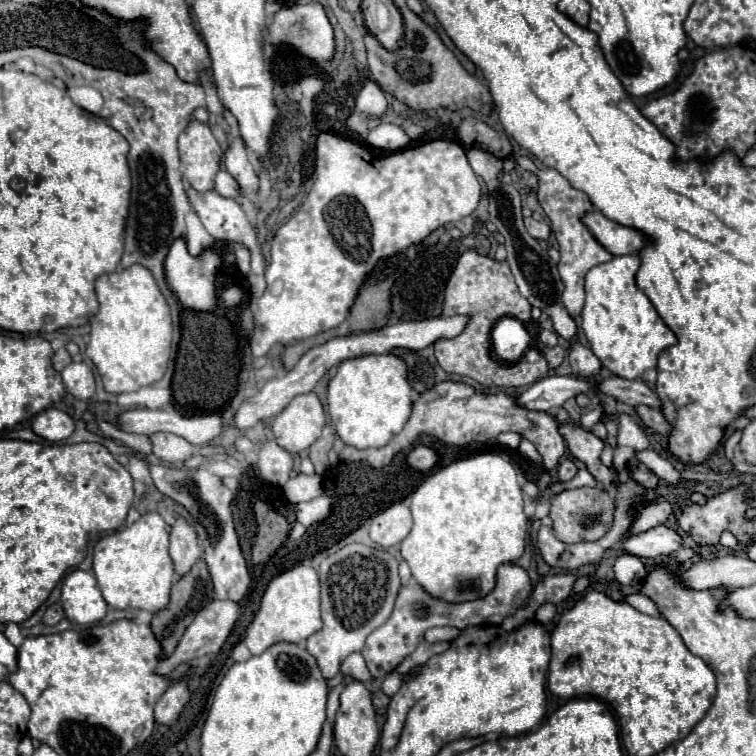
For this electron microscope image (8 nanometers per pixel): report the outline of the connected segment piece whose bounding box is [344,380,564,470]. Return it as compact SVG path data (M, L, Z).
M444 380L436 384L432 390L418 396L418 400L412 406L410 420L402 428L402 432L396 434L396 438L392 438L392 442L388 442L382 448L366 448L366 450L356 450L346 446L344 454L346 458L350 454L350 460L366 460L374 468L384 468L390 464L390 460L396 454L400 454L402 450L408 450L414 444L414 440L422 434L436 438L444 444L466 446L472 442L492 442L500 432L518 432L520 436L530 440L536 446L536 450L542 454L546 470L554 468L564 456L564 438L560 436L556 418L552 414L528 410L520 406L518 394L512 394L512 396L502 392L486 394L464 382L452 382L452 380Z

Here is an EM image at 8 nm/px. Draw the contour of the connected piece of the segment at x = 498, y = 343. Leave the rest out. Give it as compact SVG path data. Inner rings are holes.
M500 318L492 328L492 348L498 360L516 362L530 347L531 336L516 318Z

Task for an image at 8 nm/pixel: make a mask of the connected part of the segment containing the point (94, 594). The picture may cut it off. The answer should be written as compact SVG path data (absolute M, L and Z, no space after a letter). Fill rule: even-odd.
M72 570L64 578L59 603L68 620L74 624L98 622L106 616L108 610L96 578L84 570Z

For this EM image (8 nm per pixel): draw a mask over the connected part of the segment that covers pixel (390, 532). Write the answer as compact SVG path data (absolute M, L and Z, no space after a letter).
M404 504L390 506L388 510L380 512L376 518L370 522L370 538L382 546L390 548L398 542L402 542L412 528L412 516L410 510Z

